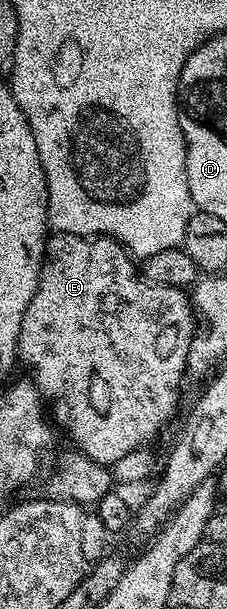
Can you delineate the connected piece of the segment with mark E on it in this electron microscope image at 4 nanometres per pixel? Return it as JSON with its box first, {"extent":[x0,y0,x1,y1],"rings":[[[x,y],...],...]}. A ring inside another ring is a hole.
{"extent":[17,232,196,466],"rings":[[[59,232],[57,234],[51,235],[46,241],[46,259],[42,261],[42,273],[38,279],[38,289],[36,294],[32,294],[32,302],[28,302],[28,310],[24,310],[24,322],[20,322],[20,338],[18,339],[18,354],[17,359],[22,360],[24,363],[30,367],[30,372],[34,377],[32,377],[32,383],[39,392],[42,393],[42,399],[48,405],[49,411],[52,413],[53,419],[66,427],[66,432],[75,440],[75,445],[80,446],[81,451],[85,452],[87,456],[91,456],[96,462],[107,466],[113,466],[120,458],[124,458],[124,454],[128,454],[136,450],[137,448],[149,445],[151,442],[149,440],[154,440],[162,431],[166,428],[166,423],[173,418],[178,412],[178,403],[182,400],[182,375],[187,375],[188,369],[186,367],[186,359],[190,353],[190,343],[192,338],[196,334],[196,313],[192,307],[192,300],[189,295],[183,289],[173,288],[172,286],[164,286],[163,284],[153,284],[148,282],[142,276],[139,265],[135,263],[129,252],[126,251],[123,245],[119,244],[118,241],[110,239],[108,236],[95,236],[93,238],[88,236],[77,236],[76,234],[64,234]]]}

